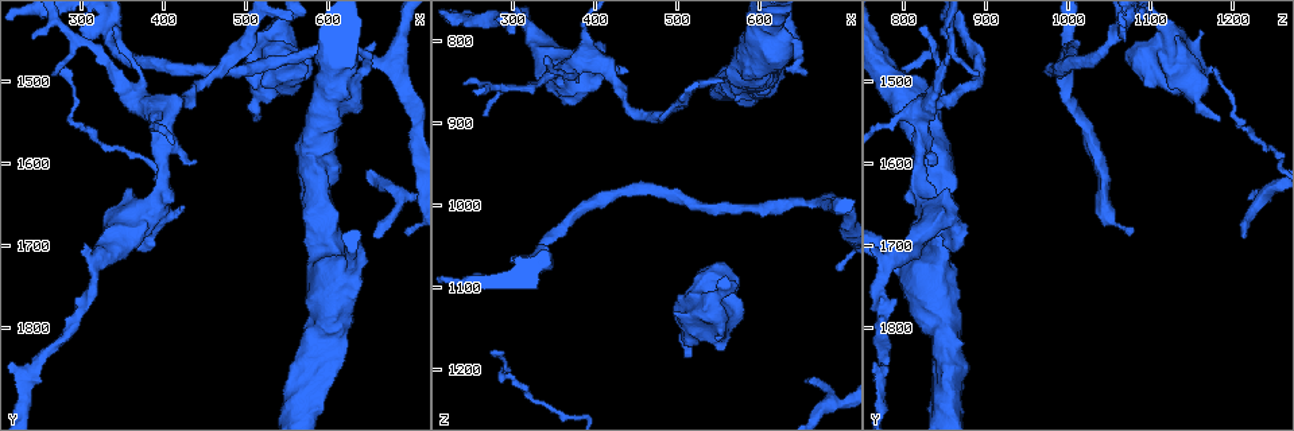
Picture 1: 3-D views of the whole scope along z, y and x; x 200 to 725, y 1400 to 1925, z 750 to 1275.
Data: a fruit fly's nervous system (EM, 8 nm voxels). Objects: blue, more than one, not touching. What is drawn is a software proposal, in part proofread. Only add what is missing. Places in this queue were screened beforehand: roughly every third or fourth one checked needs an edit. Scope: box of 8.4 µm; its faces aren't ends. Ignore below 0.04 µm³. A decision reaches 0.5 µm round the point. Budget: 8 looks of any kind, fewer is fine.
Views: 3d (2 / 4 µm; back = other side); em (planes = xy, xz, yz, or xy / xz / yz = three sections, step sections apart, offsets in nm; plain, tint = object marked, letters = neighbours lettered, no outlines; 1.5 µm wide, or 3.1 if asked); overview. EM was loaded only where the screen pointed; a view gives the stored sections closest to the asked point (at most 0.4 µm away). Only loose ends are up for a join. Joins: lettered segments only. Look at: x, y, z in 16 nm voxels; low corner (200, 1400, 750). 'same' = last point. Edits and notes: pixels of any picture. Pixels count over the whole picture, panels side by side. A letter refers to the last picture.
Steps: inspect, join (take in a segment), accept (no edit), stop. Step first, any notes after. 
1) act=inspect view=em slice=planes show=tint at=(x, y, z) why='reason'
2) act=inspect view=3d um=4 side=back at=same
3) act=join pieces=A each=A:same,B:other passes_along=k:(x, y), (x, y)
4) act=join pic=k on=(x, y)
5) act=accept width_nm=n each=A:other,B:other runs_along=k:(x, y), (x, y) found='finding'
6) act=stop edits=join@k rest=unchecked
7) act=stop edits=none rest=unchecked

act=inspect view=em slice=xy step=4 show=letters at=(345, 1670, 860) why='free end'

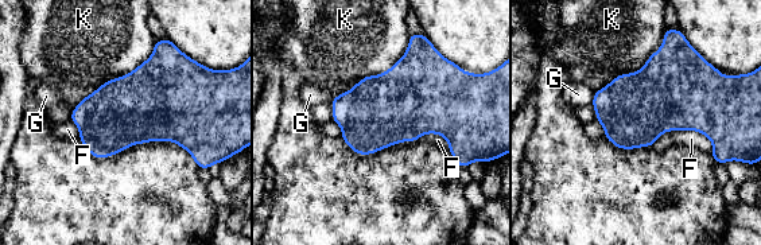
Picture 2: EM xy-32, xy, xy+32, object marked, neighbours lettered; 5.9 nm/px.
act=inspect view=em slice=planes show=letters at=same why='another direction'

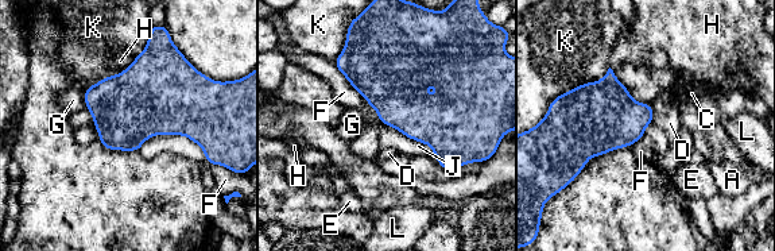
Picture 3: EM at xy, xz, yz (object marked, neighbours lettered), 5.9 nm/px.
act=accept each=A:other,C:other,D:other,E:other,F:other,G:other,H:other,J:other,K:other,L:other found='none of them fits'

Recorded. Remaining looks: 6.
act=inspect view=em slice=yz step=4 show=tint at=(295, 1445, 1070) why='branch stops here'

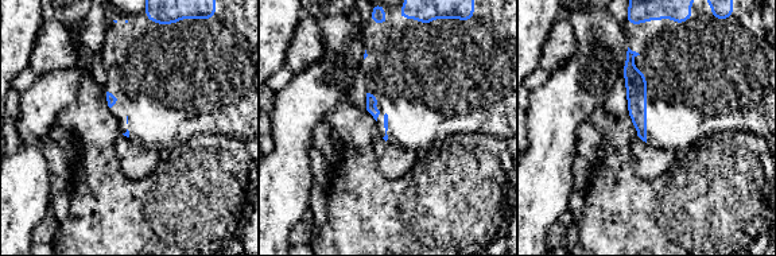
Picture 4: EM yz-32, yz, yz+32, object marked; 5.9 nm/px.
act=inspect view=em slice=planes show=letters at=same why='cut it another way'

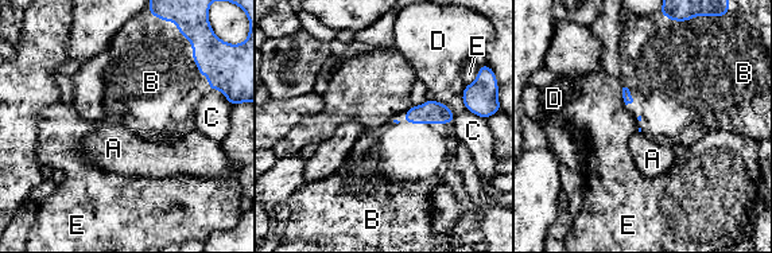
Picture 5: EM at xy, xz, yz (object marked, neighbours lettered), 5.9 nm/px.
act=join pieces=B each=A:other,B:same,C:other,D:other,E:other found='the neuron continues'

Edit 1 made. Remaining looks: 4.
act=inspect view=overview why='redraw'

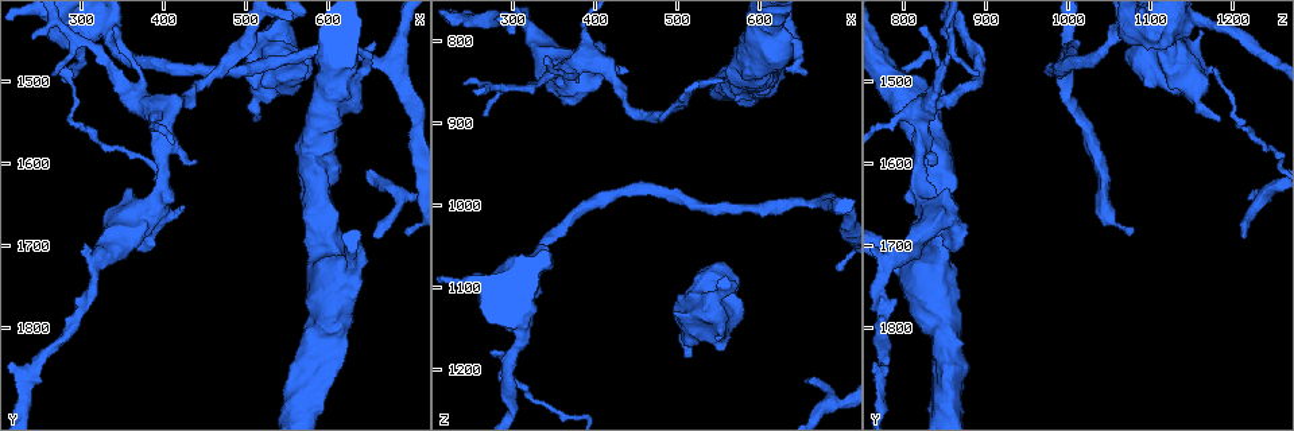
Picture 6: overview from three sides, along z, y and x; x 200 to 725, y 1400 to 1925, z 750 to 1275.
act=inspect view=3d um=2 at=(510, 1545, 1190) why='an open end'

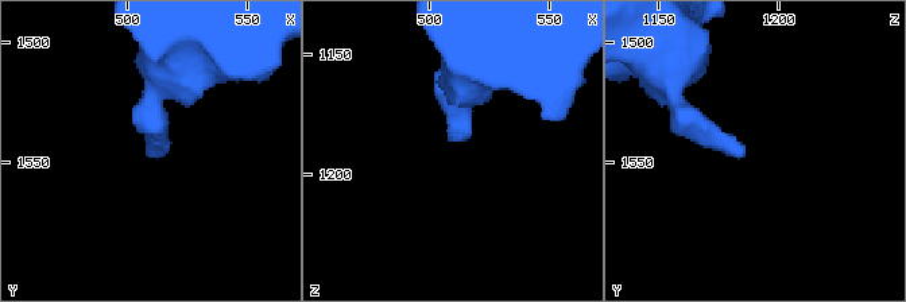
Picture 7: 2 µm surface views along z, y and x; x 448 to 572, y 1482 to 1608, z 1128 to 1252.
act=inspect view=em slice=xy step=8 show=letters at=(510, 1545, 1187)

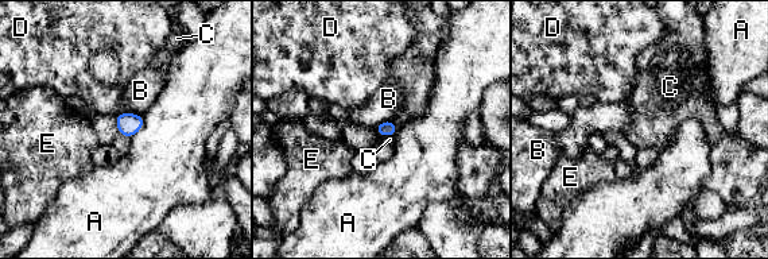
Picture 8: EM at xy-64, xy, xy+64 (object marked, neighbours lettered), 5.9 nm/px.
act=accept each=A:other,B:other,C:other,D:other,E:other found='none of them fits'

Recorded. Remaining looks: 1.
act=stop edits=join@5 rest=unchecked

